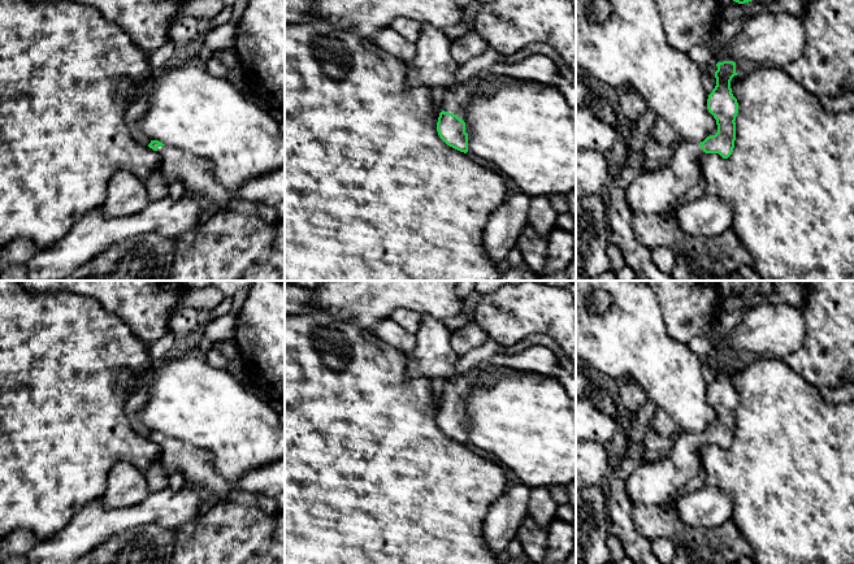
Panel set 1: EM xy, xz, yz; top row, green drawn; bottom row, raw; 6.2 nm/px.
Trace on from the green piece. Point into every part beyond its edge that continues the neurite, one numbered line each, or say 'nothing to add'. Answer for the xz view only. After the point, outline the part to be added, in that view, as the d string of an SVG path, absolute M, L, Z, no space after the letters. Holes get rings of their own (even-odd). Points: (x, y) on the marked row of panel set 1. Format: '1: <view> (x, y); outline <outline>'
1: xz (458, 95); outline M489 70L481 71L465 82L448 88L442 110L456 114L464 121L461 116L461 107L477 92L494 92L495 87L503 83L507 78L508 75L495 75Z

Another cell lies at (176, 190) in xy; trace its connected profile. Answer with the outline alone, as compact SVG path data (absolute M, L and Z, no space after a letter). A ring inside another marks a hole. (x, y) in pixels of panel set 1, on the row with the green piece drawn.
M179 181L168 185L168 196L173 200L179 200L186 195L185 187Z

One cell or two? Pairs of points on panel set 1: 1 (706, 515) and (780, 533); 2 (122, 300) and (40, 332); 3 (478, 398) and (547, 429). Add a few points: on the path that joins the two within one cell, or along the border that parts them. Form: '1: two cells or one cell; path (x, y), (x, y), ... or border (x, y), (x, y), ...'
1: two cells; border (719, 489), (731, 500), (732, 517)
2: two cells; border (77, 294), (94, 298), (126, 326)
3: one cell; path (495, 413), (501, 417), (523, 419), (530, 424)

